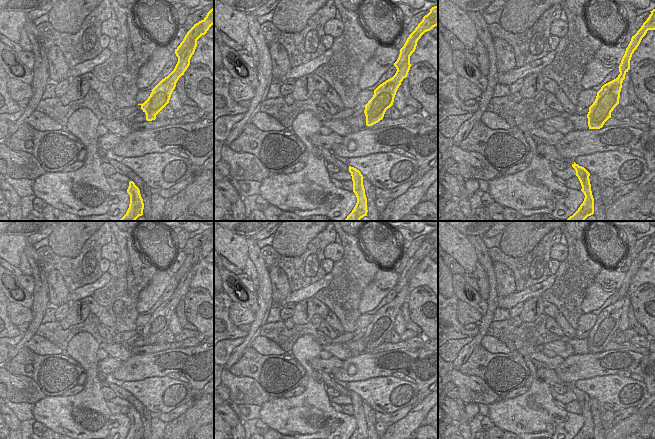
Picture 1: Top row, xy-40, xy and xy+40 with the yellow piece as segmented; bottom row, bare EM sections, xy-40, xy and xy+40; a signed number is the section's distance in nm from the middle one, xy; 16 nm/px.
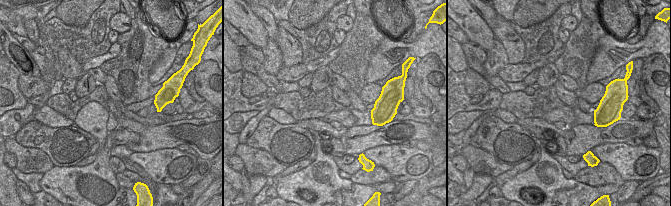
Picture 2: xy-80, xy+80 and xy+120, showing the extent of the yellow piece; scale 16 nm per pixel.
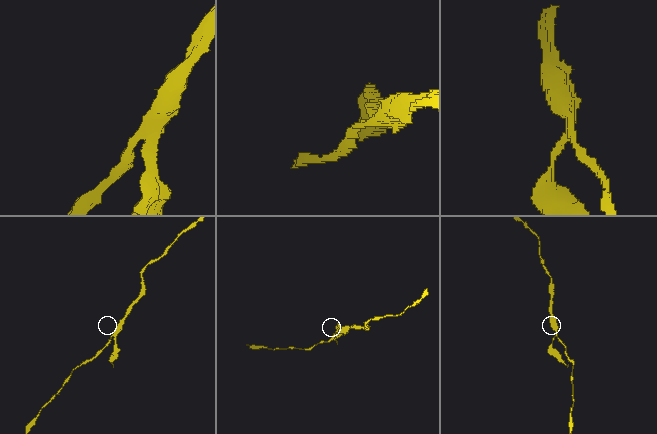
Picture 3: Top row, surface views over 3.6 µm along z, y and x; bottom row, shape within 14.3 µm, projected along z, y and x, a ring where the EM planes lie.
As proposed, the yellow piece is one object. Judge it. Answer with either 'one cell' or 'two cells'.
two cells

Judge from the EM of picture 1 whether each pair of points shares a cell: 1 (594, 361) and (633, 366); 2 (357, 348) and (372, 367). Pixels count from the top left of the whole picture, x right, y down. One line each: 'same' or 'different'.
1: same
2: different

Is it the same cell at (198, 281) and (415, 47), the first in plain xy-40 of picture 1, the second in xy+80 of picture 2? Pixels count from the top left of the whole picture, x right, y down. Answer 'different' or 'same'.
same

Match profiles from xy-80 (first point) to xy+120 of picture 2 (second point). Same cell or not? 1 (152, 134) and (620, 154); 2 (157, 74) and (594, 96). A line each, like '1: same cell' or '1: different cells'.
1: different cells
2: different cells

